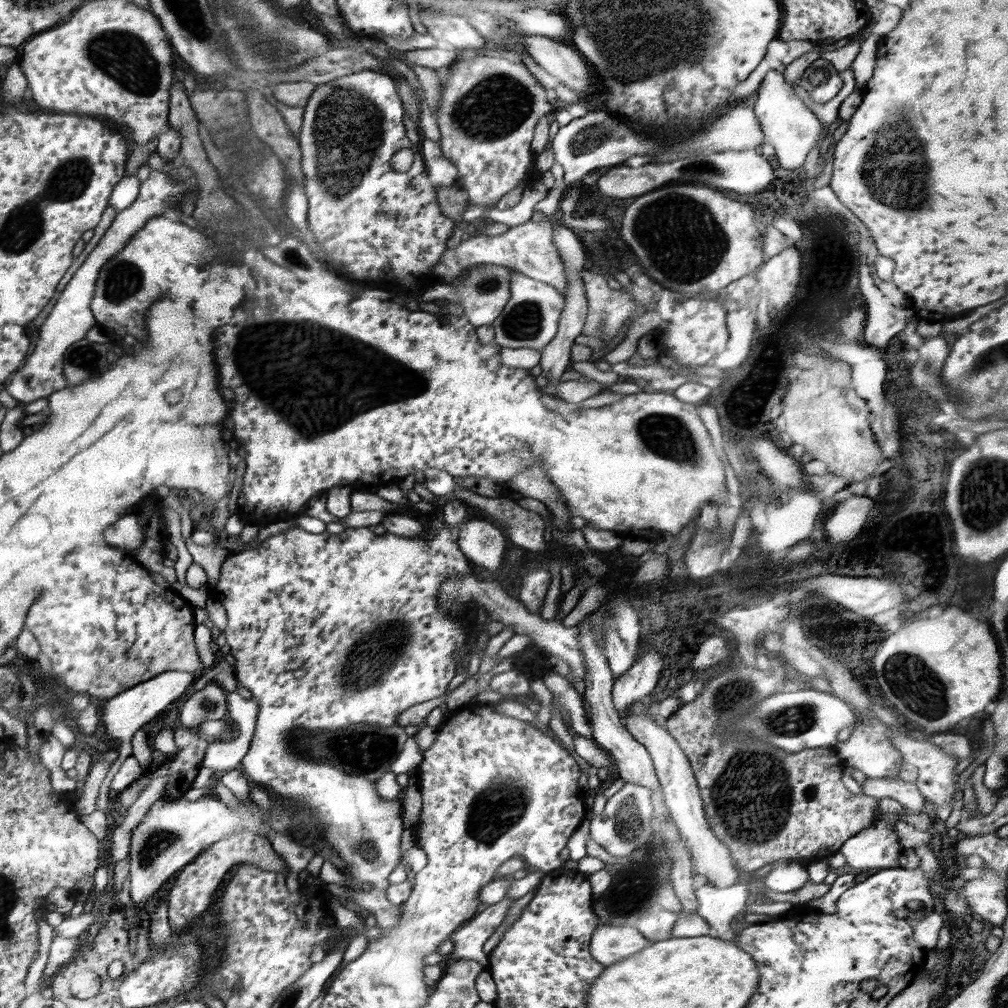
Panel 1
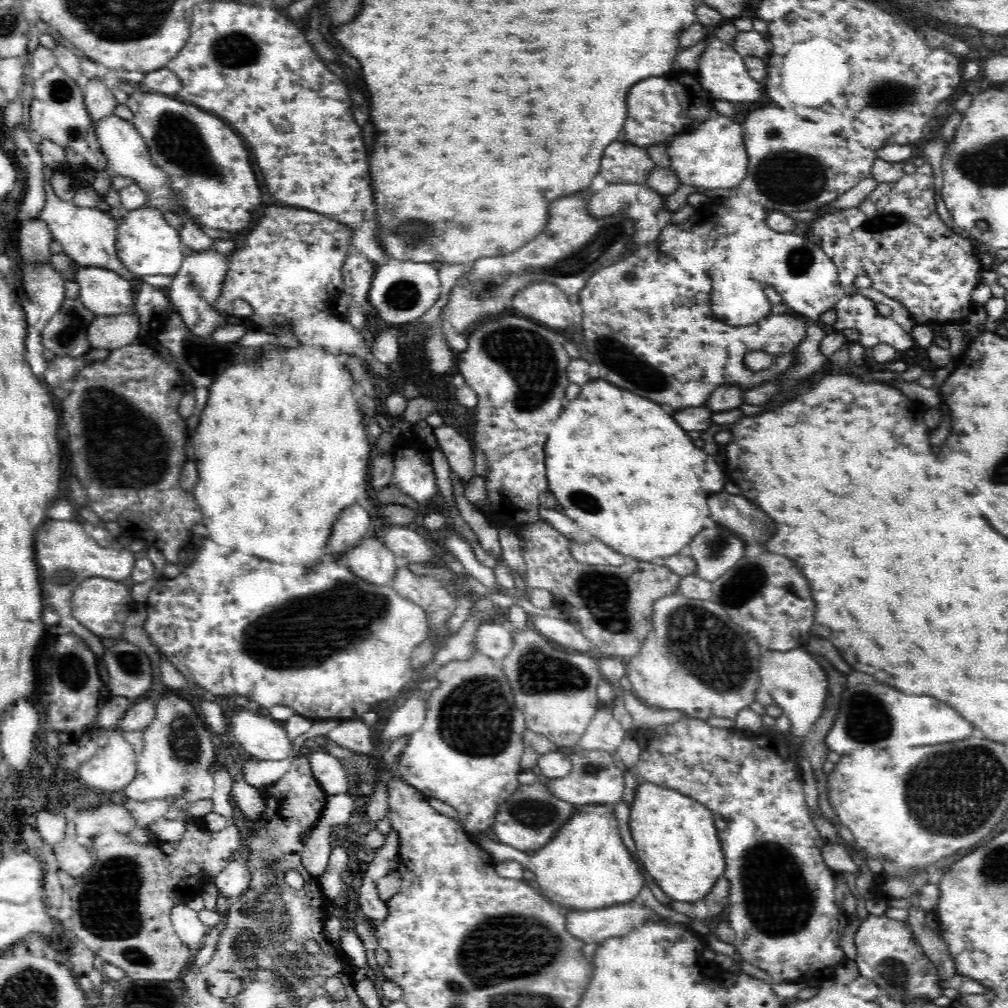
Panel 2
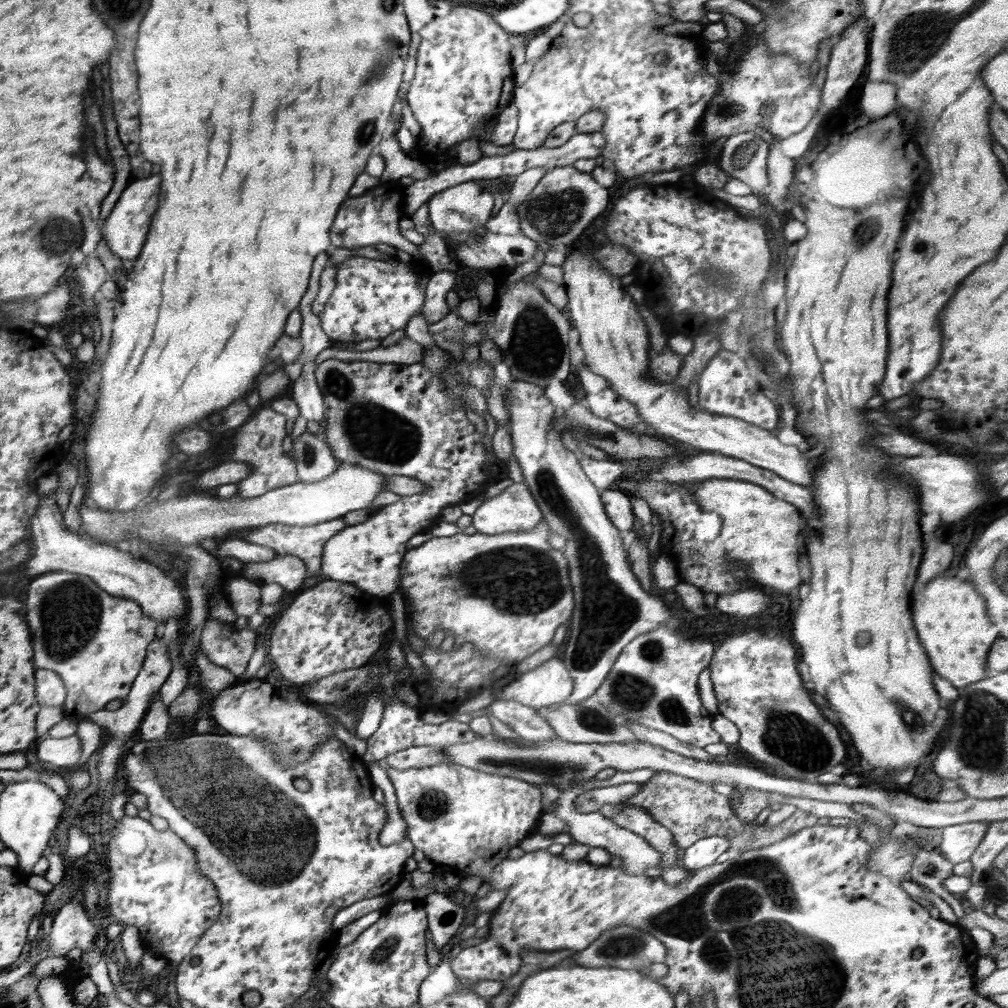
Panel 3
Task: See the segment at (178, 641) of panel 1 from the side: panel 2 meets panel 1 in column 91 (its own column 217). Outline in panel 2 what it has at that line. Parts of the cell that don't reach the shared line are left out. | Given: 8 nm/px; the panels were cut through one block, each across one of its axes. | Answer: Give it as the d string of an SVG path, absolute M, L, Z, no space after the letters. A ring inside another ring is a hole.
M210 539L197 540L194 543L194 549L196 550L194 562L188 568L184 568L184 572L175 577L176 580L163 578L152 587L145 604L147 618L144 622L144 629L158 652L163 654L168 662L171 662L184 675L186 680L193 682L200 690L209 690L215 696L226 696L226 694L248 696L250 700L258 702L260 707L290 706L298 715L311 720L335 719L343 722L360 720L364 712L375 710L380 702L396 698L404 686L412 680L414 670L411 669L410 659L413 650L426 638L429 638L429 615L425 607L418 606L413 599L398 594L398 591L391 585L369 583L365 578L350 571L342 561L342 564L323 563L320 568L308 575L310 578L298 578L296 582L292 580L286 586L286 582L274 574L274 566L270 566L270 562L258 562L258 558L250 558L246 554L234 554L234 552L219 554L218 545L212 544Z

